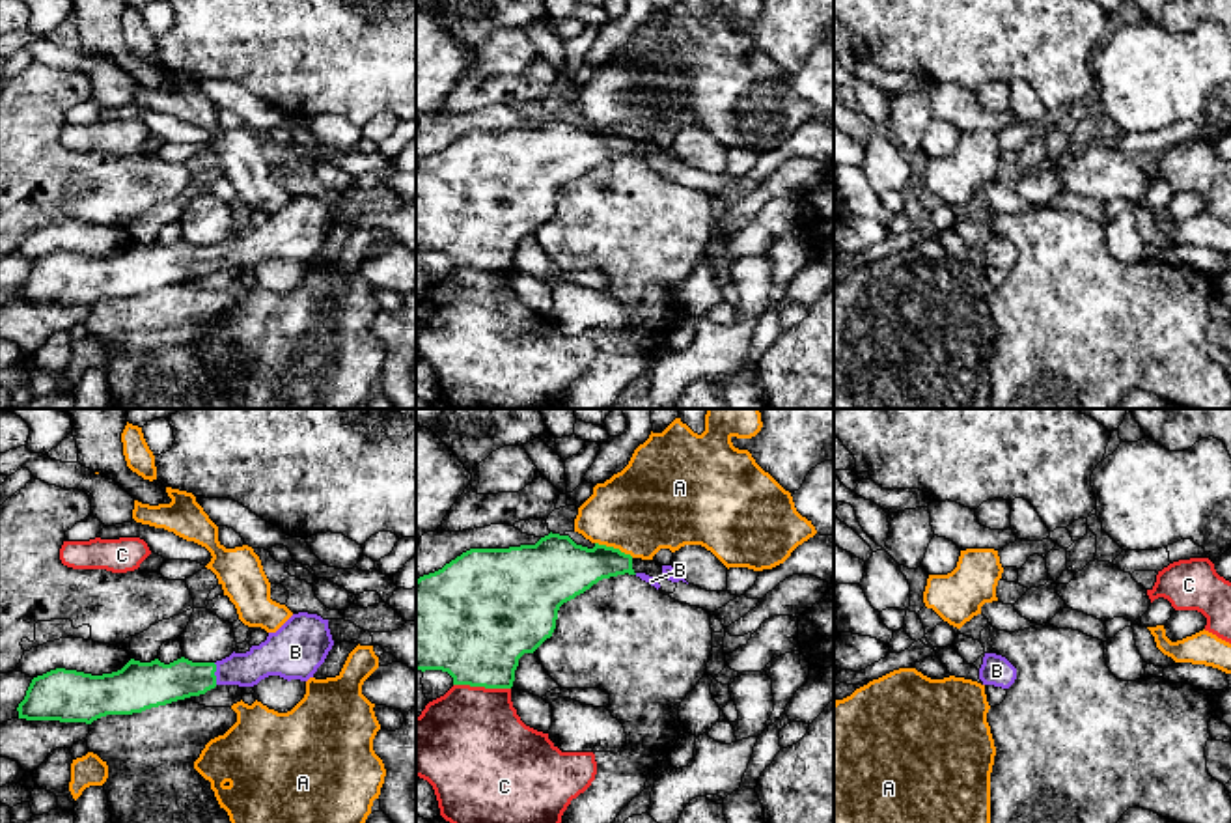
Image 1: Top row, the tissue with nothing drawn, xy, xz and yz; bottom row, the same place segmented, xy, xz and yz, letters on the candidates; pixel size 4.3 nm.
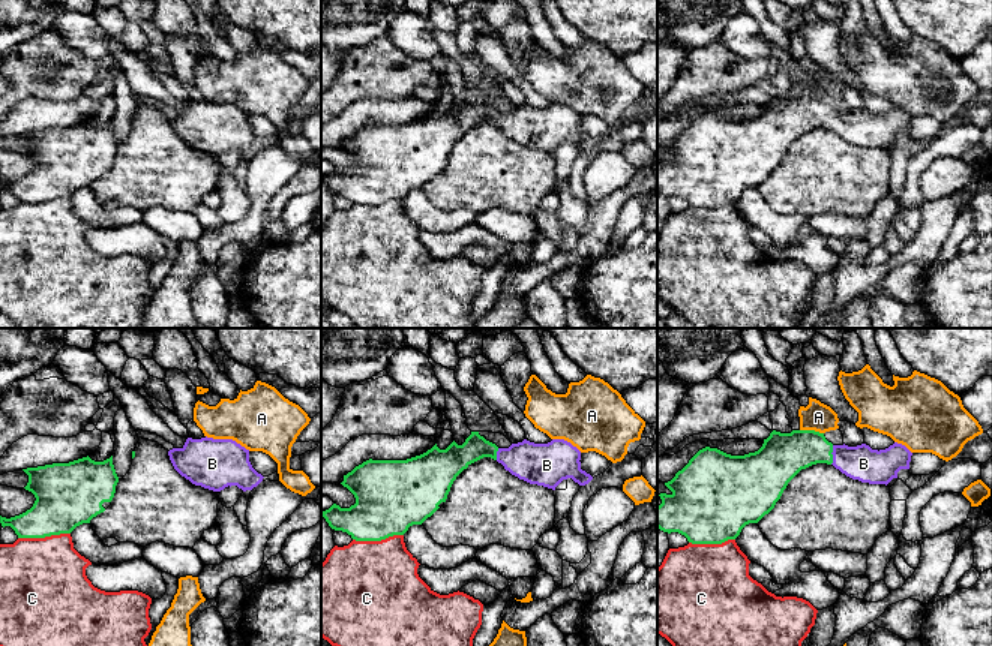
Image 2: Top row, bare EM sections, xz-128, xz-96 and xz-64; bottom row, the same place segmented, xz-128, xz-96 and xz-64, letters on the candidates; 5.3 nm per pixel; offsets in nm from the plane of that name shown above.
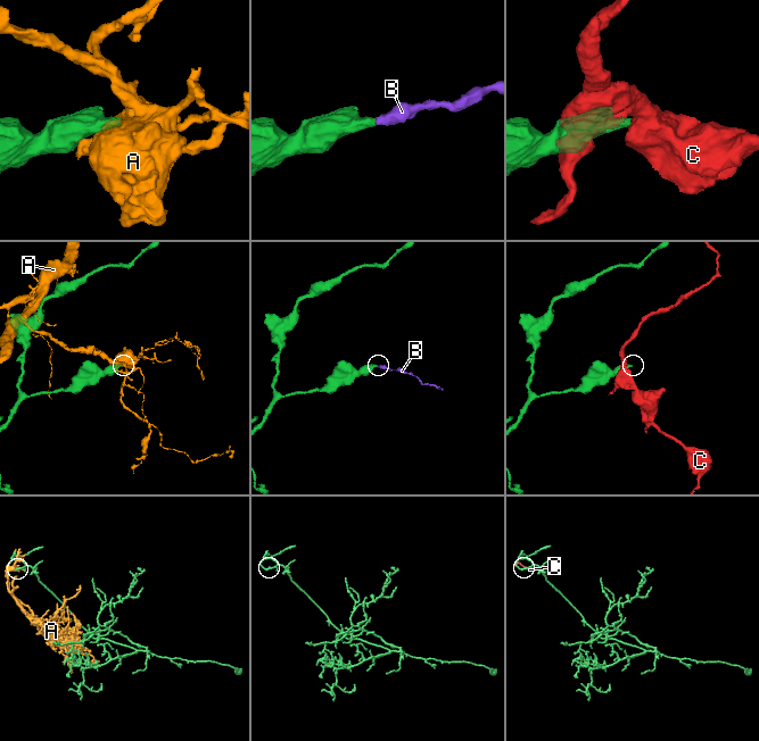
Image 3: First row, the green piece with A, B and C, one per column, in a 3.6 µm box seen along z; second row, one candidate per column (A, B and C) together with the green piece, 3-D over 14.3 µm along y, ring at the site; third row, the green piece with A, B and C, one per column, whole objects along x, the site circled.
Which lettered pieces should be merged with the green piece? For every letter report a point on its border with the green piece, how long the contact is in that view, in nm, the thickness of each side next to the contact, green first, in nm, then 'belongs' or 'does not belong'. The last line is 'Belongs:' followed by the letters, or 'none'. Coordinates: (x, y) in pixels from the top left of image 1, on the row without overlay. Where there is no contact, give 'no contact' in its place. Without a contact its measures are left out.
A: xz (612, 129) | 180 nm | 260/400 nm | does not belong
B: xy (213, 256) | 100 nm | 190/150 nm | belongs
C: xz (482, 267) | 240 nm | 460/460 nm | does not belong
Belongs: B

